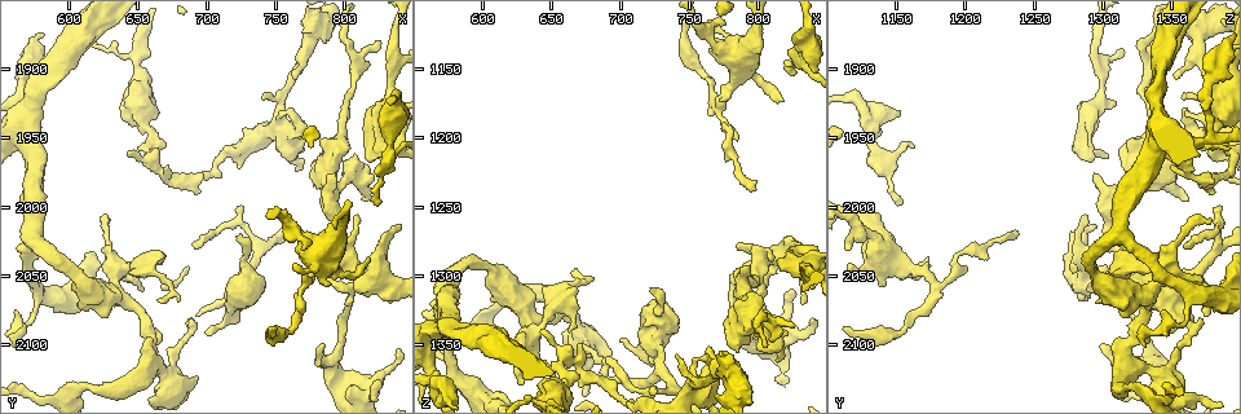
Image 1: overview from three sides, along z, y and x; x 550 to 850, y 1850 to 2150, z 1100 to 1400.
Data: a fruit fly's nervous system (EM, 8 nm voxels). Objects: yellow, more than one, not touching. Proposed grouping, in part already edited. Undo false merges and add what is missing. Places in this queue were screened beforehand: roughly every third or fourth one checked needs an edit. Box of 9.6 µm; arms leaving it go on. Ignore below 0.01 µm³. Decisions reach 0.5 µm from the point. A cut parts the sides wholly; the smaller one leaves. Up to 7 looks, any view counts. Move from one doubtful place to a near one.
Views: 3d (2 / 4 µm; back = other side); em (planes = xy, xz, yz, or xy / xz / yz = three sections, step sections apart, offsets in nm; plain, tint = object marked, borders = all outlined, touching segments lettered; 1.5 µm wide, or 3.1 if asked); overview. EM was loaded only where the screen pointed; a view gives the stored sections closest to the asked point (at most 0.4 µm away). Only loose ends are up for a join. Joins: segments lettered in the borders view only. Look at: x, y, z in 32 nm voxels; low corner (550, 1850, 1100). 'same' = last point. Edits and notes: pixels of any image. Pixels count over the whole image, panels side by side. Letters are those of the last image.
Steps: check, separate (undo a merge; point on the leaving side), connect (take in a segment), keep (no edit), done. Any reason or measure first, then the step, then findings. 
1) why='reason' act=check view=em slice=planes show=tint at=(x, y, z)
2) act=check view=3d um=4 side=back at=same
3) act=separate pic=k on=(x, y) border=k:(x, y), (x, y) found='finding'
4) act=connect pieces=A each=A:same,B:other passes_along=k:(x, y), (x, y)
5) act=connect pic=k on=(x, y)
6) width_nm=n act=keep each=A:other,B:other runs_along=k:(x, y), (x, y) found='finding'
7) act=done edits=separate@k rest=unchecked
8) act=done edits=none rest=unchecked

why='an open end' act=check view=em slice=xz step=4 show=borders at=(726, 2020, 1308)

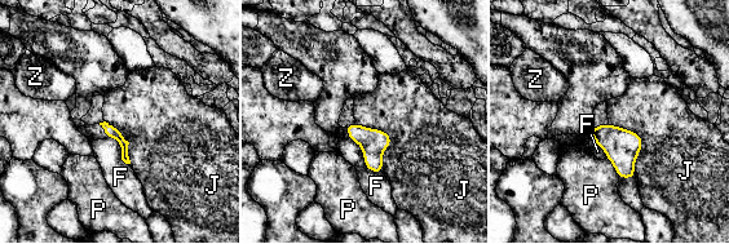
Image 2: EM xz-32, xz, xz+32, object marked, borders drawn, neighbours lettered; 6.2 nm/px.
act=keep each=F:other,J:other,P:other,Z:other border=2:(609, 123), (641, 138), (635, 178) found='no lettered segment goes on from it'

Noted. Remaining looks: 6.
why='three-way junction' act=check view=3d um=2 at=(730, 2048, 1366)

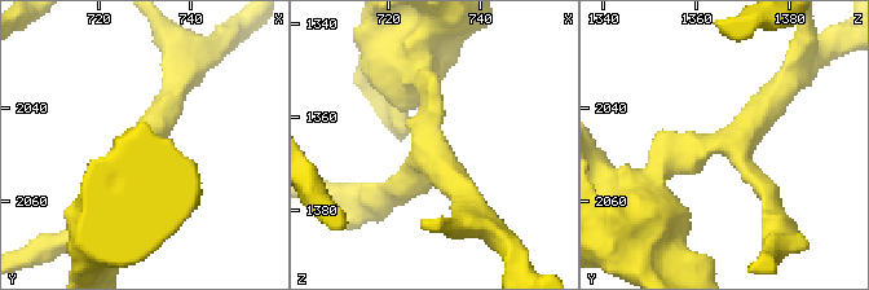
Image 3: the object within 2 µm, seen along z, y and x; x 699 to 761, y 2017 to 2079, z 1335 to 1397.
act=check view=em slice=xz step=8 show=borders at=(729, 2047, 1368)

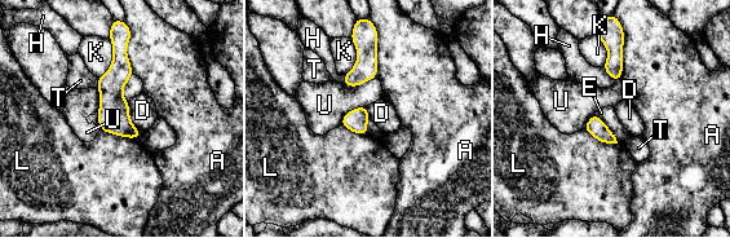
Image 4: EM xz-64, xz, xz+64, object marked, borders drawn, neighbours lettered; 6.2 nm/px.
act=keep each=A:other,D:other,E:other,H:other,K:other,L:other,T:other,U:other runs_along=4:(120, 36), (115, 114), (136, 135) found='all the same cell'

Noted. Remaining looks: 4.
why='tapers out' act=check view=em slice=planes show=borders at=(824, 1996, 1156)

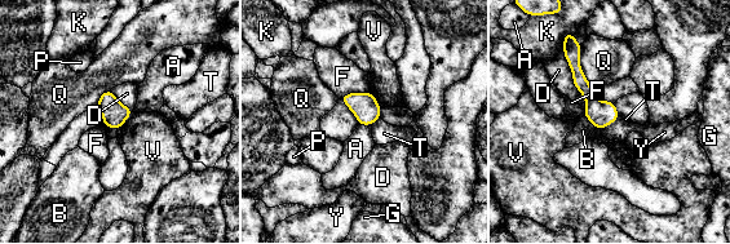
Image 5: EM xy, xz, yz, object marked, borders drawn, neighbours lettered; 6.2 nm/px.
longest_contact=D:380nm act=keep each=A:other,B:other,D:other,F:other,G:other,K:other,P:other,Q:other,T:other,V:other,Y:other runs_along=5:(574, 53), (601, 125) found='no lettered segment goes on from it'

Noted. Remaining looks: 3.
act=done edits=none rest=unchecked

